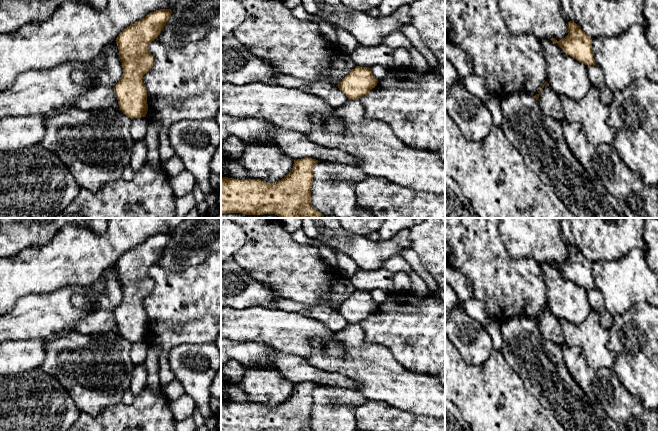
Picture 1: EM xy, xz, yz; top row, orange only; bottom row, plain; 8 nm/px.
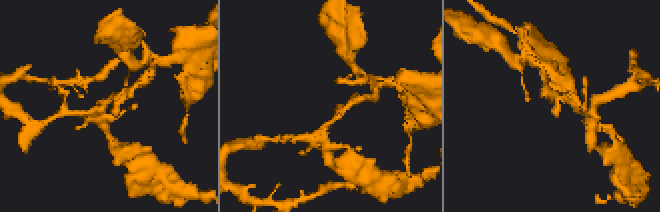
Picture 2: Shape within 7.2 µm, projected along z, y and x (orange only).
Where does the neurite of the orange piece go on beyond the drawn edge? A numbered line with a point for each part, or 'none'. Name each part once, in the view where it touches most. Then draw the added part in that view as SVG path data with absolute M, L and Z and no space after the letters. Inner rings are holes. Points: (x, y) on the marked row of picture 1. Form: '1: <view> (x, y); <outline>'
none

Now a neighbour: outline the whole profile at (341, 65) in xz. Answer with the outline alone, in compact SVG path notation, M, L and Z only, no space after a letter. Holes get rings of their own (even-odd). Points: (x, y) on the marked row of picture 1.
M338 54L330 60L330 83L338 85L355 67L355 62L349 55Z

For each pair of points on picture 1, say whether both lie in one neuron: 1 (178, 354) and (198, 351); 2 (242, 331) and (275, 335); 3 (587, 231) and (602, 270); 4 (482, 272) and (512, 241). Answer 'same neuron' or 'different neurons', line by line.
1: same neuron
2: same neuron
3: different neurons
4: different neurons

